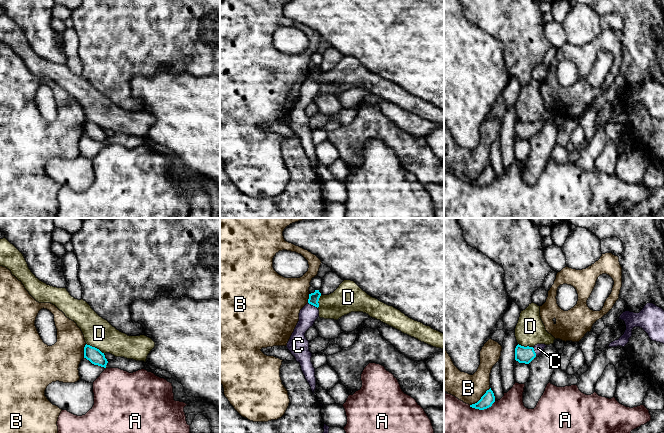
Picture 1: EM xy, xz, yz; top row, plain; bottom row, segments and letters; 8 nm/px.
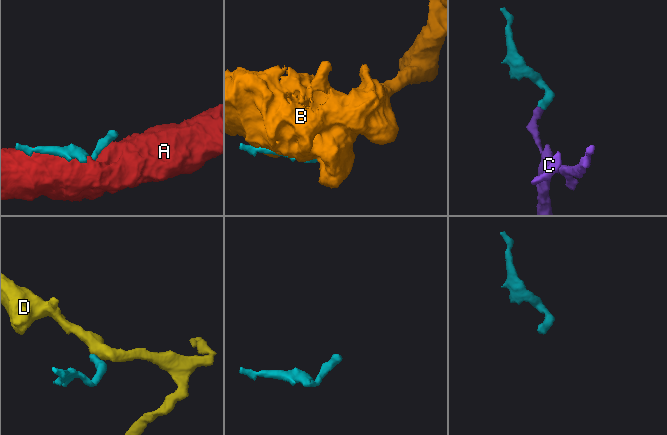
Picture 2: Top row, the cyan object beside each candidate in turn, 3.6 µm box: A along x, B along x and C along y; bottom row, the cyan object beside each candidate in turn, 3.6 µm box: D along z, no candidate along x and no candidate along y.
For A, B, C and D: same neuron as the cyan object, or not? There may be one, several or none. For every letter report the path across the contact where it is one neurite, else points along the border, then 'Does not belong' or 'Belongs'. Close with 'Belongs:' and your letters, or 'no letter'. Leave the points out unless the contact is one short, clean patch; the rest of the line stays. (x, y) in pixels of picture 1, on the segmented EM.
A: Does not belong
B: Does not belong
C: Path across: xz (314, 297), (313, 305), (308, 314). Belongs
D: Boundary: xy (86, 343), (104, 353). Does not belong
Belongs: C

